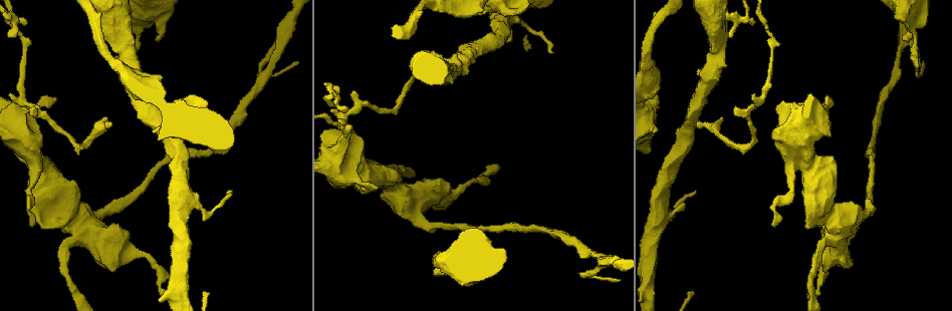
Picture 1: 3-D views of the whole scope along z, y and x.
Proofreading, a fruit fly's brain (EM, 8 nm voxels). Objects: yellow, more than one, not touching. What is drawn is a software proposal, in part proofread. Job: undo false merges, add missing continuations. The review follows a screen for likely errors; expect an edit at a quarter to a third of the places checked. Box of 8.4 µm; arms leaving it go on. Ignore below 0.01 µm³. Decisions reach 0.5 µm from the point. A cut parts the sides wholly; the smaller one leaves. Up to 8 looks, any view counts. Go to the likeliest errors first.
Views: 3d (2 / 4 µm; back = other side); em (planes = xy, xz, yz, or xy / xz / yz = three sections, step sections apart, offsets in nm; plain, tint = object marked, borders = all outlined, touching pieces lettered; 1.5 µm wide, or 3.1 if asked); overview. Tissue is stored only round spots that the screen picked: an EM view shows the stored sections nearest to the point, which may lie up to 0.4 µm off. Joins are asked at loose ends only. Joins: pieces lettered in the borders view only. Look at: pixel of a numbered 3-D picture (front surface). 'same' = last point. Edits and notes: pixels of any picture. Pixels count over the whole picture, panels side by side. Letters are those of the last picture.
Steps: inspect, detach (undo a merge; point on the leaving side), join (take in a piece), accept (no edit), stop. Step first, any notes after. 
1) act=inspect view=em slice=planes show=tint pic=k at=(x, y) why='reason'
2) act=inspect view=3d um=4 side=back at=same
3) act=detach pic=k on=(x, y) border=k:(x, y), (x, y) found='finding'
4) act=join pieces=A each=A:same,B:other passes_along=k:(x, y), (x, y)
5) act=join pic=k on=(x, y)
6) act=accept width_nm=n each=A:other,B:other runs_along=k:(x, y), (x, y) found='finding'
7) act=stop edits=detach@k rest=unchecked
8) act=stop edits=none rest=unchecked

act=inspect view=em slice=yz step=4 show=borders pic=1 at=(752, 23) why='thin end'

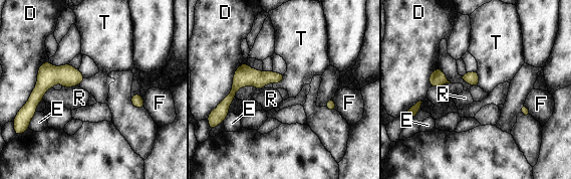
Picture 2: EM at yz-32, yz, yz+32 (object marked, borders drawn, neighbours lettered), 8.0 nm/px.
act=inspect view=em slice=planes show=borders at=same

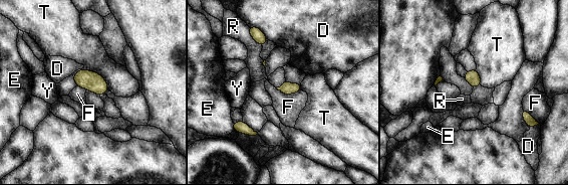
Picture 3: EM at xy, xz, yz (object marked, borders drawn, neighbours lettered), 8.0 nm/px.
act=accept each=D:other,E:other,F:other,R:other,T:other,Y:other border=3:(275, 87), (283, 94), (300, 90) found='none of them fits'

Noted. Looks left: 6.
act=inspect view=3d um=4 side=back pic=1 at=(900, 20) why='free end'

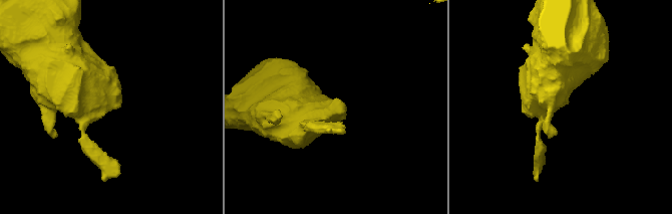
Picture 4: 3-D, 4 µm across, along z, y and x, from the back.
act=inspect view=em slice=planes show=borders pic=4 at=(116, 109)

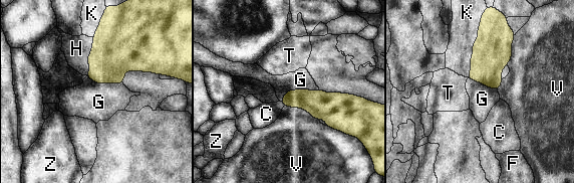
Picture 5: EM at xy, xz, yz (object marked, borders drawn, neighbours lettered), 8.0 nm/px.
act=accept longest_contact=K:460nm each=C:other,F:other,G:other,H:other,K:other,T:other,V:other,Z:other found='no lettered piece goes on from it'

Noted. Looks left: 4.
act=inspect view=em slice=planes show=plain pic=1 at=(785, 194) why='thick turns thin'

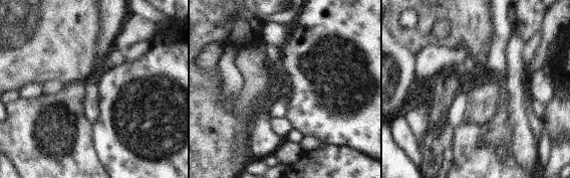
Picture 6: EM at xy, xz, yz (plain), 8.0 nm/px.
act=inspect view=em slice=planes show=tint at=same

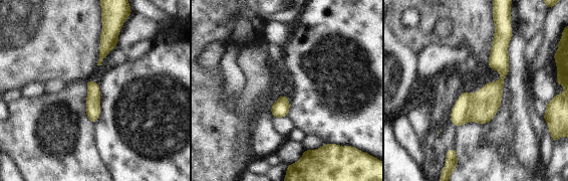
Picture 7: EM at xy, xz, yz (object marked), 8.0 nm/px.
act=inspect view=em slice=planes show=borders at=same

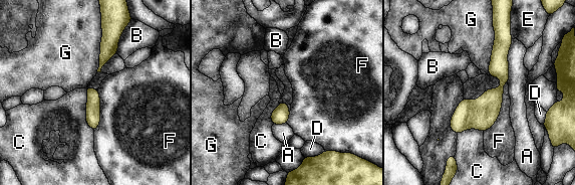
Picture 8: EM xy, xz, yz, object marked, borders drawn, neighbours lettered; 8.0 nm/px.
act=accept longest_contact=F:440nm each=A:other,B:other,C:other,D:other,E:other,F:other,G:other runs_along=8:(498, 38), (501, 88), (457, 130) found='continuous, no second neuron'

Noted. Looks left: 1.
act=stop edits=none rest=unchecked

